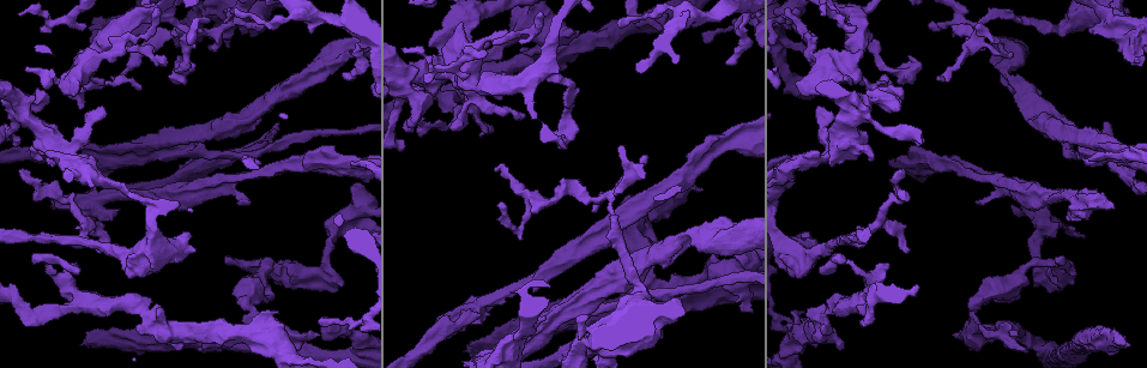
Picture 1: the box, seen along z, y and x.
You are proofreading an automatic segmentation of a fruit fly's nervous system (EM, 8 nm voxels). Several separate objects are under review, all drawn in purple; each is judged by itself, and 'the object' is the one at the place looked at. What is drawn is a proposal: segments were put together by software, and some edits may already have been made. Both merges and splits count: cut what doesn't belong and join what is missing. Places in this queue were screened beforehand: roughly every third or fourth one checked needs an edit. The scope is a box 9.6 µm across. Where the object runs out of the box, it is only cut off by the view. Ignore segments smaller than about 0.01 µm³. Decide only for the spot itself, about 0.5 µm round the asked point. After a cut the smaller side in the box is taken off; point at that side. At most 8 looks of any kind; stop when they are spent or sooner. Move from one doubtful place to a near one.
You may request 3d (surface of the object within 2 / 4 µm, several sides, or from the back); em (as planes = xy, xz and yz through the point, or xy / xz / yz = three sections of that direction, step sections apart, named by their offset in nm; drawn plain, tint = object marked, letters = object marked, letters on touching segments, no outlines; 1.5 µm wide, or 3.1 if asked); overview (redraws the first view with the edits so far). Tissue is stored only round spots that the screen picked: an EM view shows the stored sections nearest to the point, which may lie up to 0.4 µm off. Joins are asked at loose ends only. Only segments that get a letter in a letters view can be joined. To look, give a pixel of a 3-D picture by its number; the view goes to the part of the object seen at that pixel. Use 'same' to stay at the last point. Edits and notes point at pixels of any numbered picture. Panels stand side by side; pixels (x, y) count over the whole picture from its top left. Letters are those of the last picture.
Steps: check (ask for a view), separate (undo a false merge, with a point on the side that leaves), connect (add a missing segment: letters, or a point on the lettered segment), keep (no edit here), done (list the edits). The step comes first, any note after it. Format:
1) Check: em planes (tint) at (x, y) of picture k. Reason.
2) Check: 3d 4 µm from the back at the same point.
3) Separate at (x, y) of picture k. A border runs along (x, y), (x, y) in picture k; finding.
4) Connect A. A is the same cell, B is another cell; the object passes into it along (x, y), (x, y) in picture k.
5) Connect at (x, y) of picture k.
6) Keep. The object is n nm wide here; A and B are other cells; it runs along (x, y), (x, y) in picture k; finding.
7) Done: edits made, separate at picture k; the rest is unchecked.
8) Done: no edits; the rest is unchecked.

Check: 3d 4 µm at (999, 58) of picture 1. Sudden change in width.

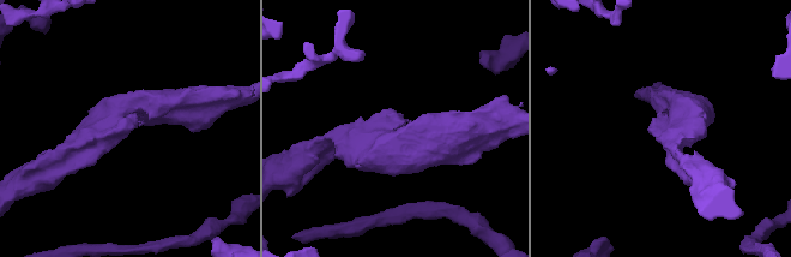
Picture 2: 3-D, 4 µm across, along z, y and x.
Check: em planes (plain) at (130, 122) of picture 2.

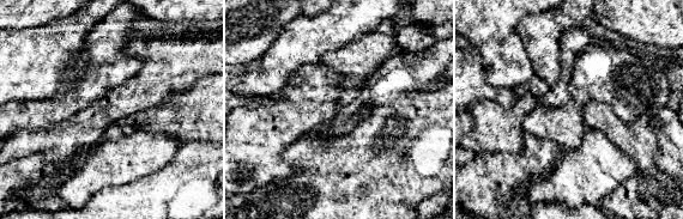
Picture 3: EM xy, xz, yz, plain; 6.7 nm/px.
Check: em planes (letters) at the same point.

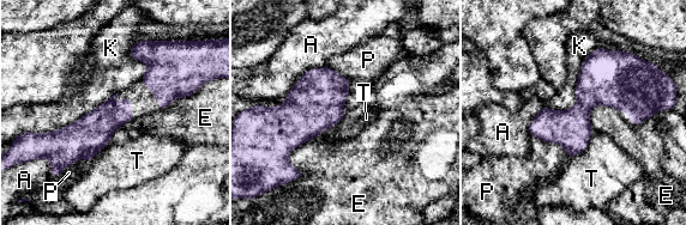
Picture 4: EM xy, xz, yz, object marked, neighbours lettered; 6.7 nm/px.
Keep. The longest contact is with A, 340 nm; A, E, K, P and T are other cells; all the same neuron.

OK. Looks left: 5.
Check: em planes (letters) at (168, 191) of picture 1. Calibre changes.

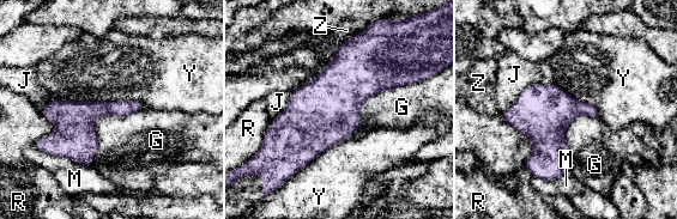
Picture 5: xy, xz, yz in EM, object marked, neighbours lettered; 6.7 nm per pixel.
Keep. G, J, M, R, Y and Z are other cells; a border runs along (413, 83), (370, 96), (351, 135) in picture 5; all the same neuron.

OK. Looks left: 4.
Check: em xy step 4 (tint) at (73, 263) of picture 1. Free end.

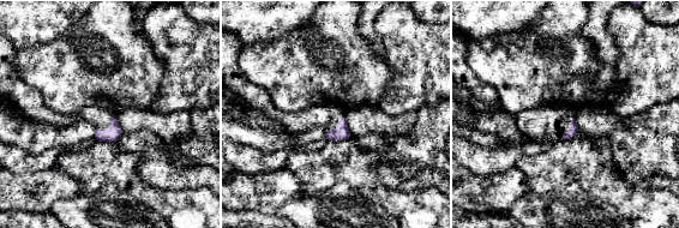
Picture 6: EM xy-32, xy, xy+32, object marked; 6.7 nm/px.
Check: em planes (letters) at the same point. Cut it another way.

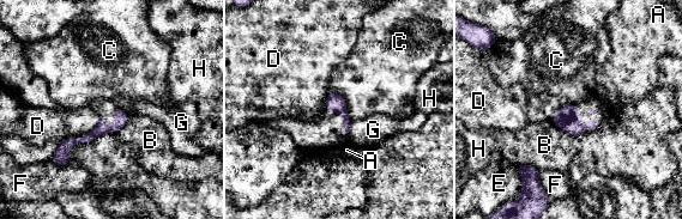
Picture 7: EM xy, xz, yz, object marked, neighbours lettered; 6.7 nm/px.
Keep. A, B, C, D, E, F, G and H are other cells; it runs along (125, 116), (59, 153) in picture 7; no lettered segment goes on from it.

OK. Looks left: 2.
Done: no edits; the rest is unchecked.

